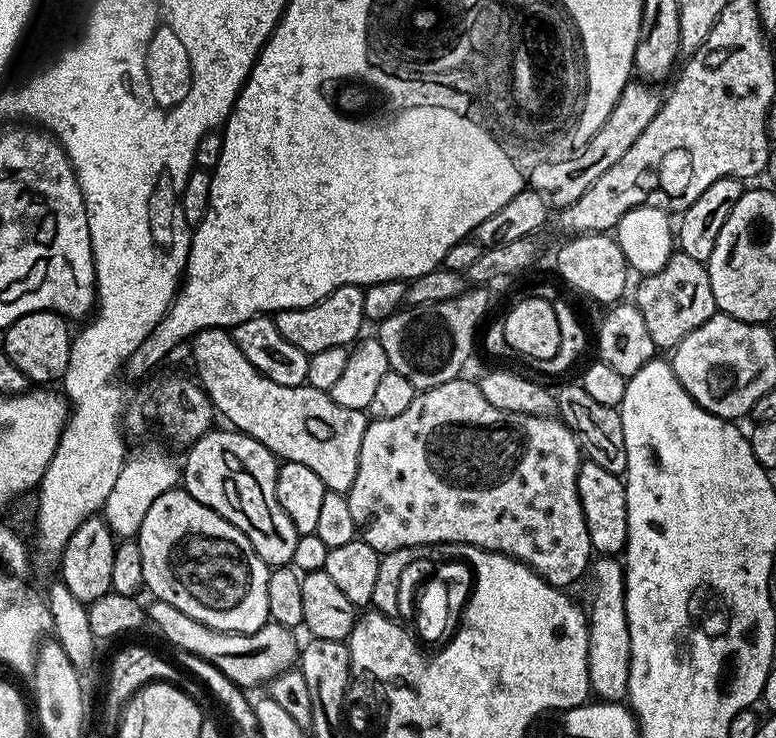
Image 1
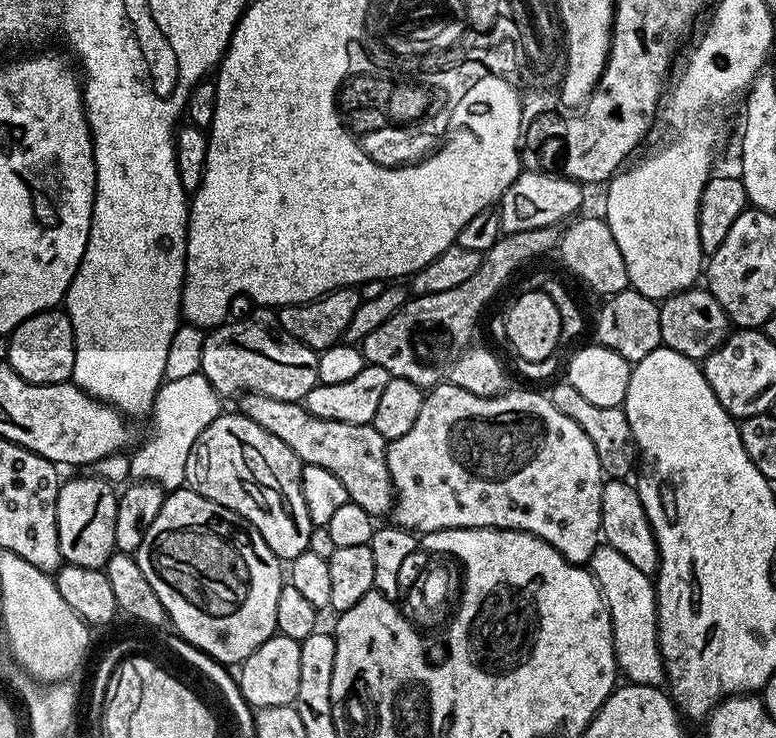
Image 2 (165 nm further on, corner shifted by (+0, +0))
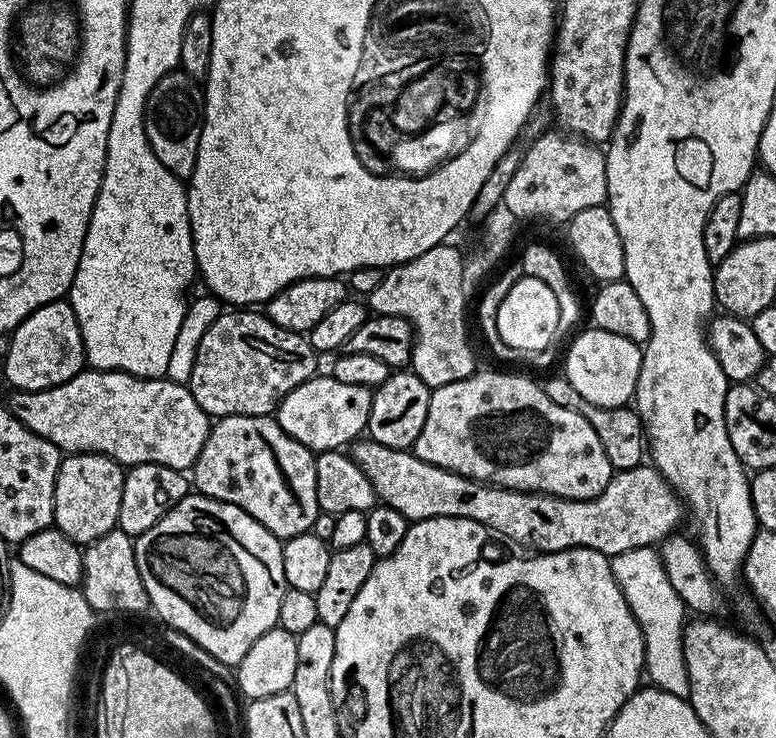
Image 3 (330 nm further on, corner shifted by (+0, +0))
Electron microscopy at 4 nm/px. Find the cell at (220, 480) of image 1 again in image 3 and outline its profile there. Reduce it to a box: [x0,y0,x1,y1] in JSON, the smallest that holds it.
[190,416,321,542]

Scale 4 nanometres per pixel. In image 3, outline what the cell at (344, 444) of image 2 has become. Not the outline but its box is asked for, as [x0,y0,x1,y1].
[350,438,686,558]

